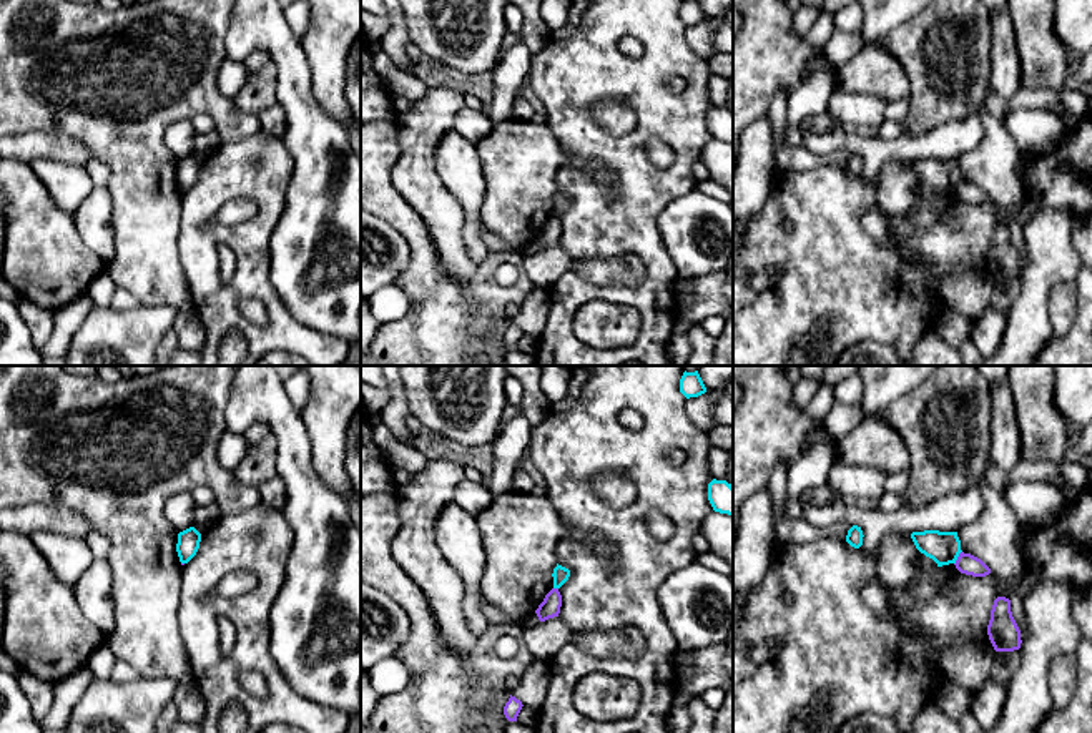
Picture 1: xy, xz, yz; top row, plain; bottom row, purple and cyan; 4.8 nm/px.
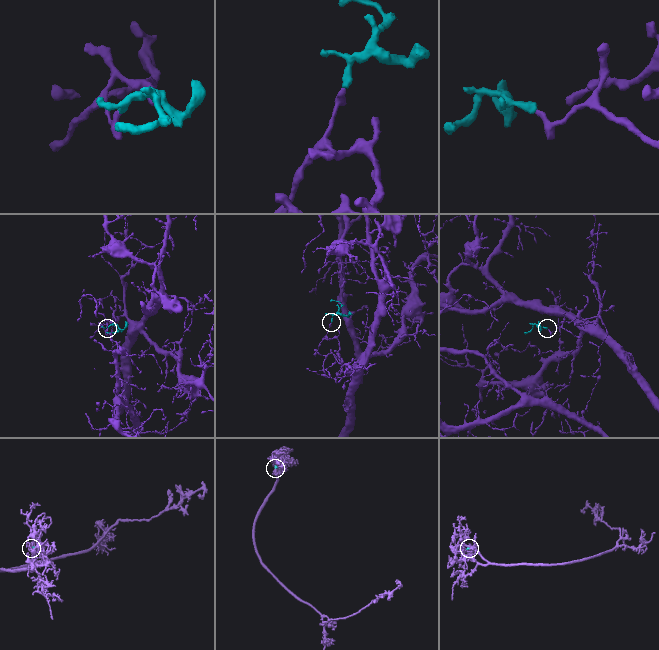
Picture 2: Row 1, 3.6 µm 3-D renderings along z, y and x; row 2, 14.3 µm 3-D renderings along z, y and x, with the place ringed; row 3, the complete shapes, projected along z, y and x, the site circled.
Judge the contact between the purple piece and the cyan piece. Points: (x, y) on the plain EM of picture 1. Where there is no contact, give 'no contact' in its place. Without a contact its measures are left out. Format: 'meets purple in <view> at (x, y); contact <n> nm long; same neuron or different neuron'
meets purple in yz at (958, 185); contact 80 nm long; different neuron

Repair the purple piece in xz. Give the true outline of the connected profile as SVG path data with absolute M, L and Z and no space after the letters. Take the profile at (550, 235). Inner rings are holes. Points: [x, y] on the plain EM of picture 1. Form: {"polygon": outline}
{"polygon": "M552 216L545 223L544 229L539 233L535 241L540 249L545 249L548 246L558 244L560 234L562 234L562 223L560 223L558 216Z"}

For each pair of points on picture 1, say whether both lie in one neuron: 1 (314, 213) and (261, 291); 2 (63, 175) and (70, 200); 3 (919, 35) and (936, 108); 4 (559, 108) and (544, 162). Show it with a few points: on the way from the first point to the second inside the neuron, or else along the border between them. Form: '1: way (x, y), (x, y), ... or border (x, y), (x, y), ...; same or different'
1: border (270, 238), (270, 283), (288, 313); different
2: way (65, 182), (68, 193); same
3: way (924, 54), (924, 65), (936, 78), (936, 90); same
4: border (546, 125), (572, 157), (580, 158); different

